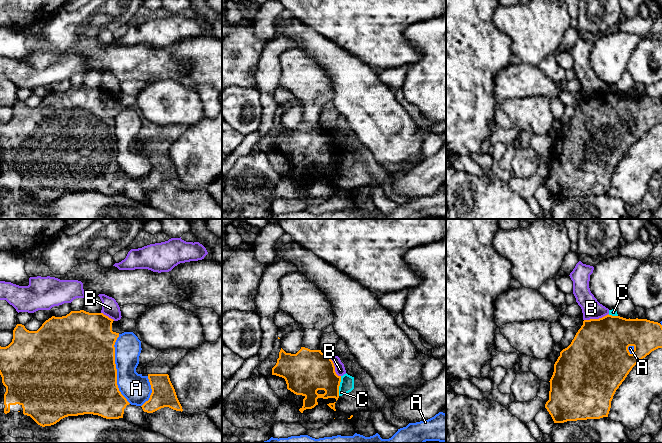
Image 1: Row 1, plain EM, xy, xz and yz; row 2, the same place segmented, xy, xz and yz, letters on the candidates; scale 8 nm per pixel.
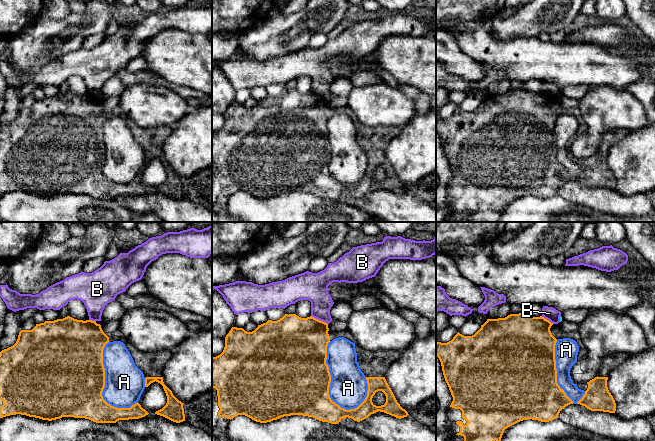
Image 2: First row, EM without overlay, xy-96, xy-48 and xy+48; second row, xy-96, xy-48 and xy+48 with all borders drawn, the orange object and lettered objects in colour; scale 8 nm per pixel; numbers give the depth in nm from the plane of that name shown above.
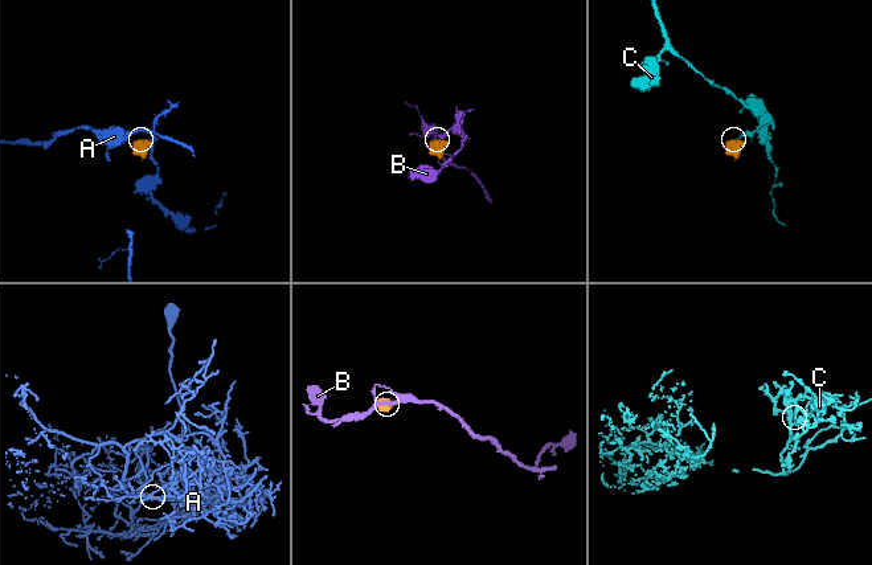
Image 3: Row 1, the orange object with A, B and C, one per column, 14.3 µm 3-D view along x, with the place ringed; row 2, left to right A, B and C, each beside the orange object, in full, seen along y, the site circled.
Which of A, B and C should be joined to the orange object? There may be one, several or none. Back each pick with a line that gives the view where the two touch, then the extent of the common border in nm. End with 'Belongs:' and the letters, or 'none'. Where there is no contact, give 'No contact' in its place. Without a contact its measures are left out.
Belongs: none

